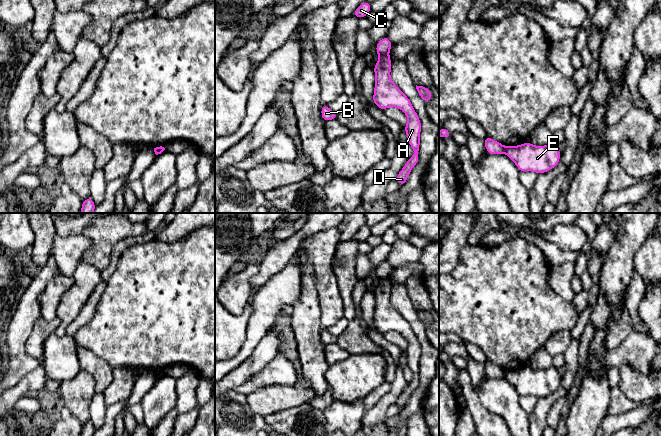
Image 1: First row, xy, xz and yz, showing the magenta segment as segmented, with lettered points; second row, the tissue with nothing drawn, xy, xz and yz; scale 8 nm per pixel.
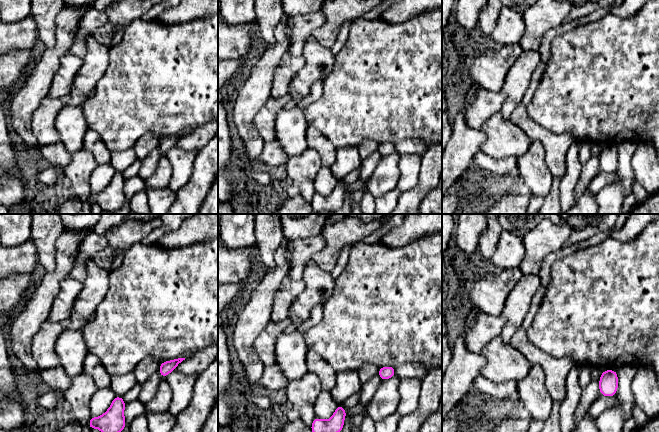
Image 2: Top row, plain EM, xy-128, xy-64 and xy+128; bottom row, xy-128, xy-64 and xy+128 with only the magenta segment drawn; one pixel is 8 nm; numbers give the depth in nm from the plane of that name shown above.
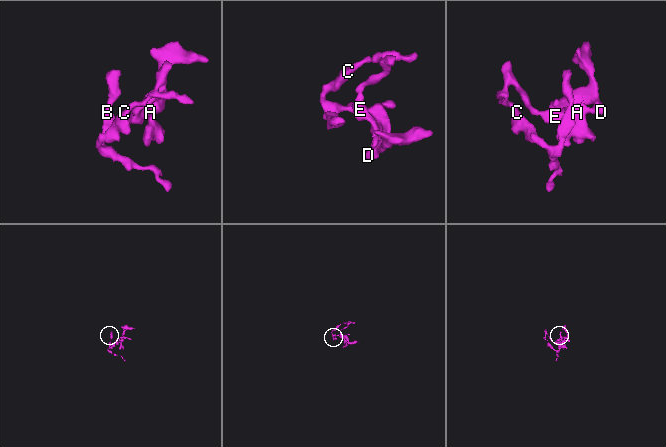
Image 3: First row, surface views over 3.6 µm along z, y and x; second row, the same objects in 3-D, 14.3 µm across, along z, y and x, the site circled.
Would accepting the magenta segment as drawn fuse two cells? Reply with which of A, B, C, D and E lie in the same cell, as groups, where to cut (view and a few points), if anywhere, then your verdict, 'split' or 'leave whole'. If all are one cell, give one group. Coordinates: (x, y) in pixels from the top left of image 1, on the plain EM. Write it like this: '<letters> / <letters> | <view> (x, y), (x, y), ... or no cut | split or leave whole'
A D E / B C | xz (387, 277), (379, 279) | split

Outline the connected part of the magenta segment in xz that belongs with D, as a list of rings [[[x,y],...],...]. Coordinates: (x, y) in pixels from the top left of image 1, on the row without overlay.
[[[388,278],[379,279],[378,286],[373,293],[376,302],[373,327],[382,334],[389,331],[399,332],[408,342],[404,354],[407,358],[407,365],[413,372],[414,380],[408,383],[395,403],[404,411],[412,392],[419,386],[421,345],[409,322],[394,308],[390,301],[391,281]]]

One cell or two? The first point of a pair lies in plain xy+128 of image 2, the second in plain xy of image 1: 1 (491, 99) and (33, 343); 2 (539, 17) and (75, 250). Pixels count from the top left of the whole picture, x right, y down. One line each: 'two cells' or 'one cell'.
1: one cell
2: two cells

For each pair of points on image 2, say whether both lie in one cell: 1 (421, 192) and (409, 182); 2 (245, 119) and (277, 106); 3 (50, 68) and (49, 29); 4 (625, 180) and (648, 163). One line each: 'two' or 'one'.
1: two
2: two
3: two
4: two

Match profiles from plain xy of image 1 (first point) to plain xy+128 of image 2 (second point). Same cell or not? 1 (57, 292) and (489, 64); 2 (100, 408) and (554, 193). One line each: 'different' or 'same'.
1: same
2: same

